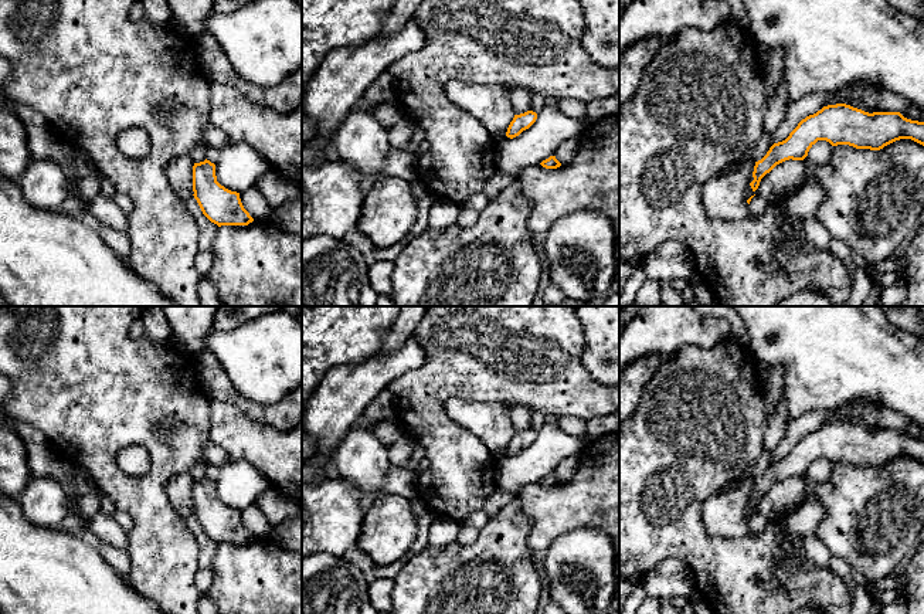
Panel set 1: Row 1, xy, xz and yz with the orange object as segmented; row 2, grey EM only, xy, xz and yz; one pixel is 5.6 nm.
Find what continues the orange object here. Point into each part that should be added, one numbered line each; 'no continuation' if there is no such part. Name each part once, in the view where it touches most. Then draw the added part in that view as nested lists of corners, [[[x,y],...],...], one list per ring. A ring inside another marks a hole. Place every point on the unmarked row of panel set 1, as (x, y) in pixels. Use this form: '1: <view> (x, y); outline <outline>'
no continuation

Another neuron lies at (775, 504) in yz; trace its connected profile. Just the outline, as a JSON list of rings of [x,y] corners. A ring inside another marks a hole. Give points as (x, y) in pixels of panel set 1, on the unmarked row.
[[[785,478],[761,496],[757,512],[768,520],[781,520],[804,503],[805,491],[802,478]]]

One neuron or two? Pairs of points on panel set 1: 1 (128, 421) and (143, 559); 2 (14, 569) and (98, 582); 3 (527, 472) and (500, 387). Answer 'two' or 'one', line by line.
1: one
2: one
3: two

